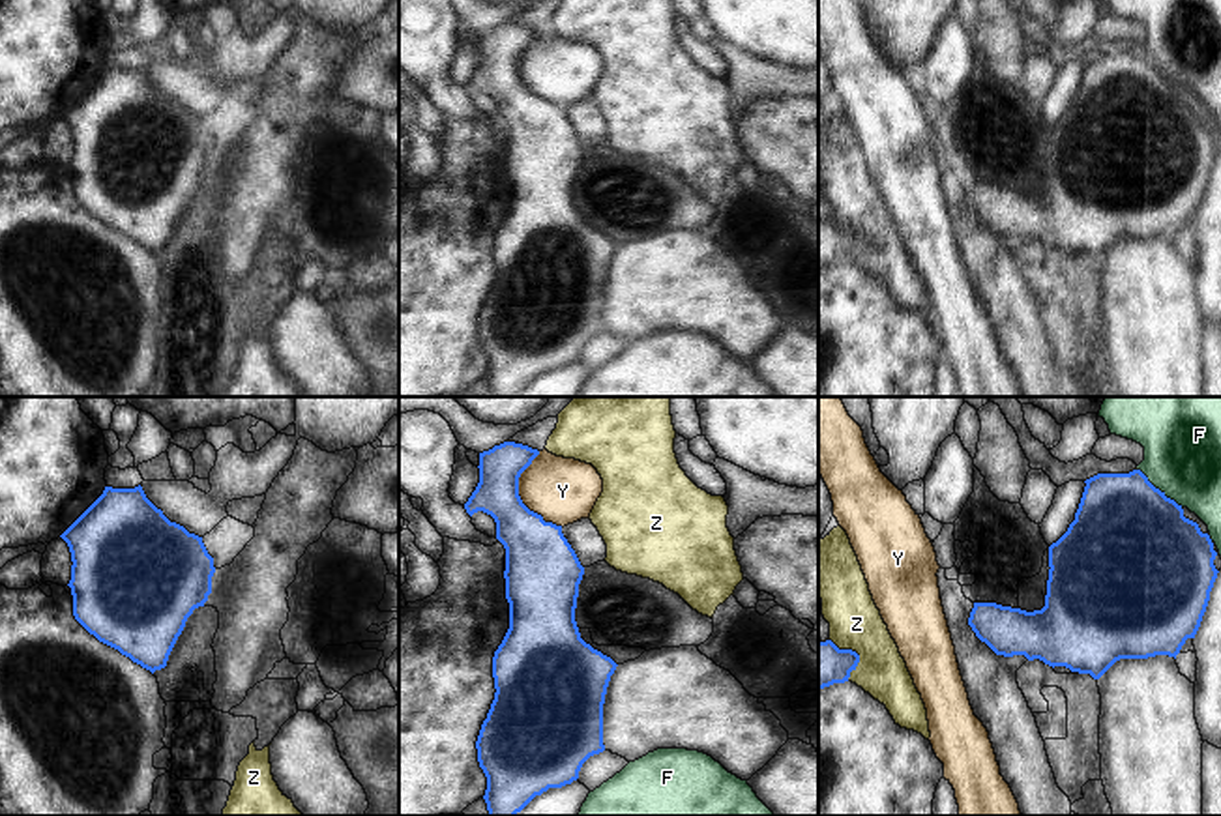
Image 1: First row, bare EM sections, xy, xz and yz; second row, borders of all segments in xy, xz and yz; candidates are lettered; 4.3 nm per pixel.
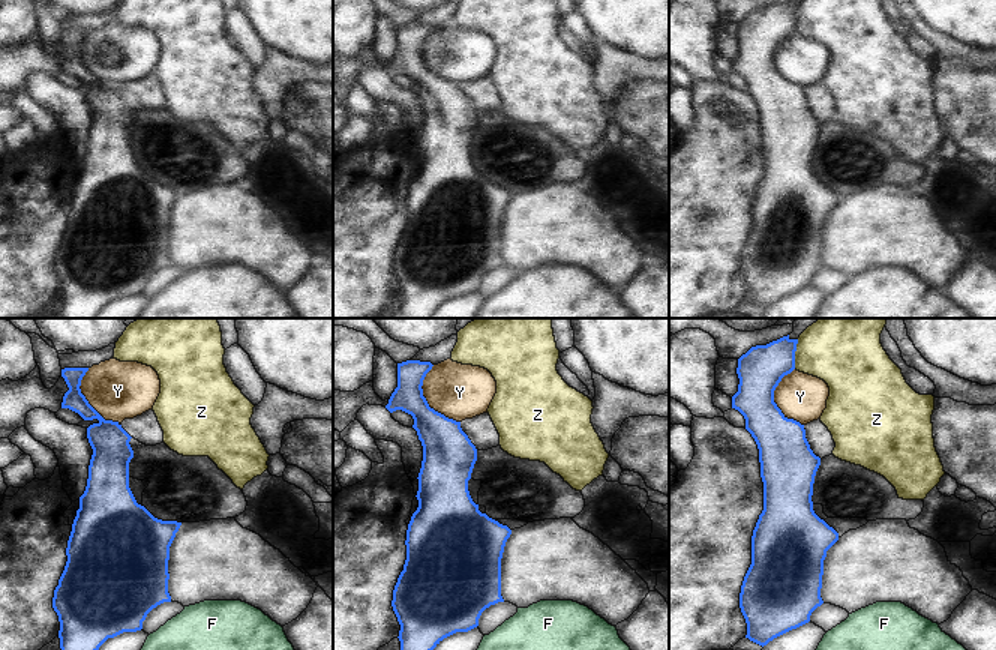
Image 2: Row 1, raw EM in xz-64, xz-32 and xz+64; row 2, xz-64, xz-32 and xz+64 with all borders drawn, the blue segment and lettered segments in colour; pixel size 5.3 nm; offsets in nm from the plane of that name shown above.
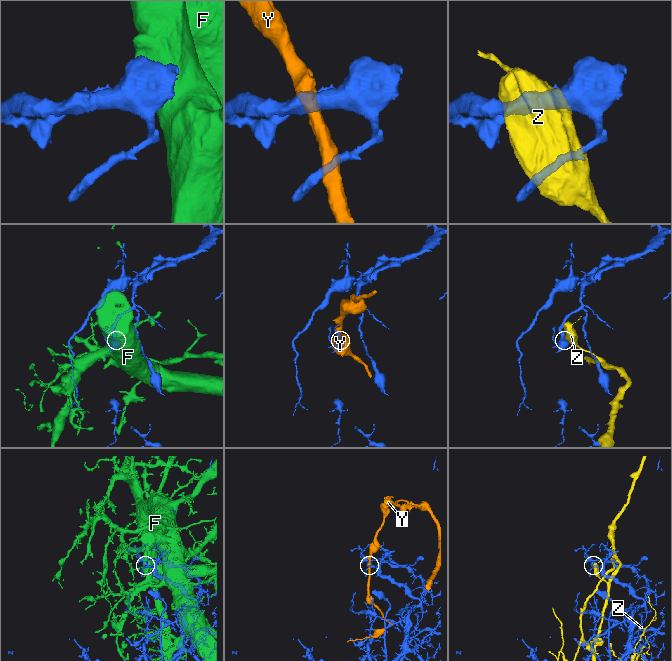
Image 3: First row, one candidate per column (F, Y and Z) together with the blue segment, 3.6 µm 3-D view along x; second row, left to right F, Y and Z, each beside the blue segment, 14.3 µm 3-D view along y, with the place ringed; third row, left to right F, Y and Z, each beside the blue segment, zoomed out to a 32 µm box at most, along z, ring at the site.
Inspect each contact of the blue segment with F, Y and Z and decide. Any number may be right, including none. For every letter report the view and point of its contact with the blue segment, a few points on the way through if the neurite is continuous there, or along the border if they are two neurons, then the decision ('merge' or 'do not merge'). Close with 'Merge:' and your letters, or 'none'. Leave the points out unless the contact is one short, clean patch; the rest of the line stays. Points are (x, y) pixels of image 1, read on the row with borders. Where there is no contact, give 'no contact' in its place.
F: contact yz (1158, 489); do not merge
Y: contact xz (519, 496); do not merge
Z: contact yz (856, 654); border yz (830, 639), (858, 655), (849, 680); do not merge
Merge: none

